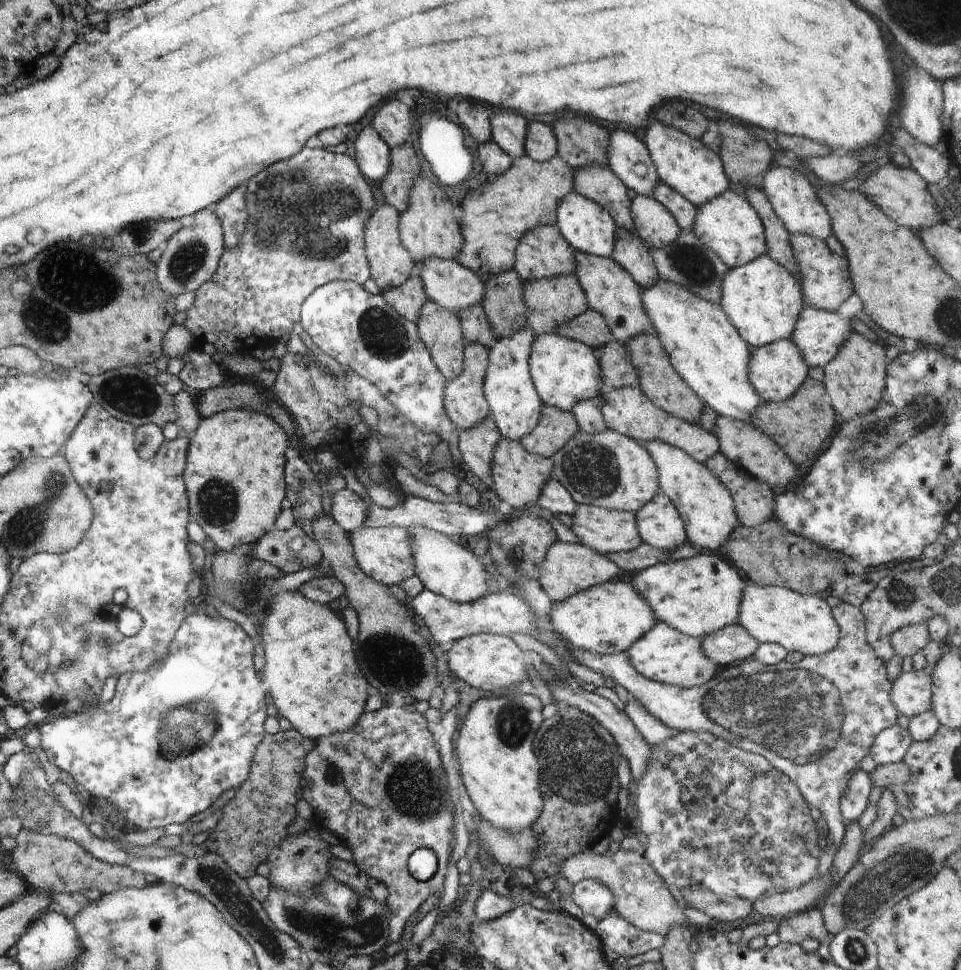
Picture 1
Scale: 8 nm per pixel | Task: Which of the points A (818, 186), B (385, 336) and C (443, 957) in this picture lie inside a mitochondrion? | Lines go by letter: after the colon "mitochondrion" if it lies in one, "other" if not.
A: other
B: mitochondrion
C: mitochondrion

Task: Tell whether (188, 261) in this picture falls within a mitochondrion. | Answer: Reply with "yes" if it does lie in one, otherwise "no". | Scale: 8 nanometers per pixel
yes

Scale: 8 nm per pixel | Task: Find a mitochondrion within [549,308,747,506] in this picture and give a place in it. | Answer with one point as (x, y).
(592, 469)

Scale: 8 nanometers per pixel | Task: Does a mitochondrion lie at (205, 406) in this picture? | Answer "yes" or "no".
no

